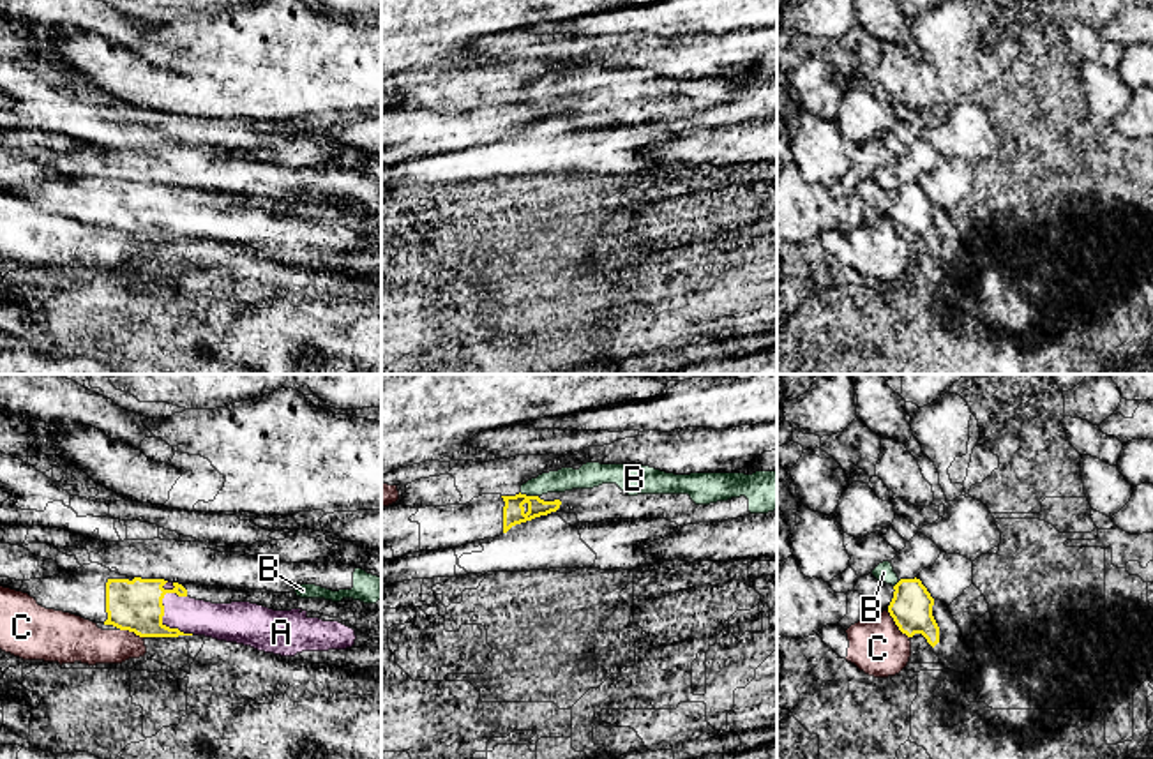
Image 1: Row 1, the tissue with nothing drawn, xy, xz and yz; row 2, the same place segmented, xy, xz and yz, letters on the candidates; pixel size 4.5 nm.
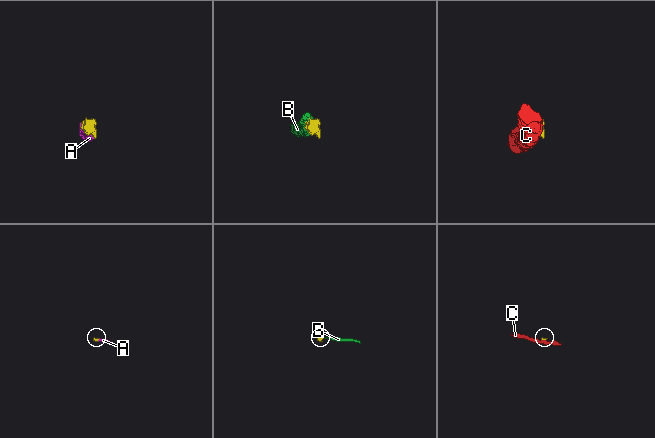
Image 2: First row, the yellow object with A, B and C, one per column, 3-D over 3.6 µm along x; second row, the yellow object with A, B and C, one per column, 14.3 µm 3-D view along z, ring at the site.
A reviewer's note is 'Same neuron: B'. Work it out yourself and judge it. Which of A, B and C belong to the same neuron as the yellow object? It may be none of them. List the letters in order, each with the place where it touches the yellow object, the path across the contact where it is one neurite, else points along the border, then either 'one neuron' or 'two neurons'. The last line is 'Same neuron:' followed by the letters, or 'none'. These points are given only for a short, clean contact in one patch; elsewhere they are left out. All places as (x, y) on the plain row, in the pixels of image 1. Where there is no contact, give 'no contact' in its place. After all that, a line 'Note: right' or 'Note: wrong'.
A: meets yellow in xy at (163, 219); runs through xy (136, 210), (156, 212), (163, 219), (195, 221); one neuron
B: meets yellow in xz at (528, 101); border along xz (519, 97), (537, 101); two neurons
C: meets yellow in yz at (896, 228); border along yz (887, 216), (894, 228), (910, 242); two neurons
Same neuron: A
Note: wrong

